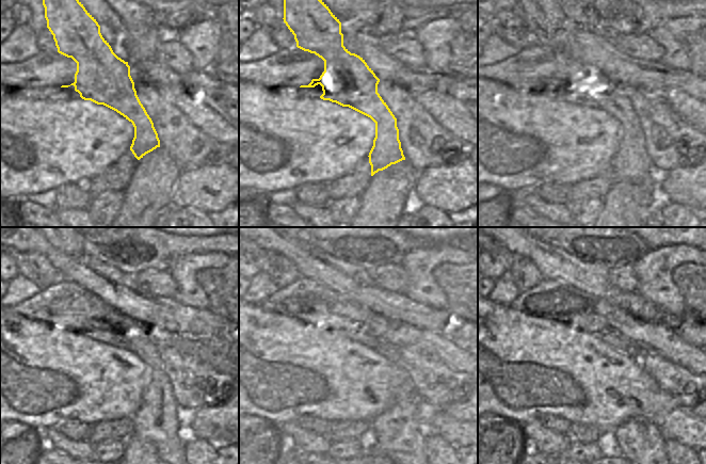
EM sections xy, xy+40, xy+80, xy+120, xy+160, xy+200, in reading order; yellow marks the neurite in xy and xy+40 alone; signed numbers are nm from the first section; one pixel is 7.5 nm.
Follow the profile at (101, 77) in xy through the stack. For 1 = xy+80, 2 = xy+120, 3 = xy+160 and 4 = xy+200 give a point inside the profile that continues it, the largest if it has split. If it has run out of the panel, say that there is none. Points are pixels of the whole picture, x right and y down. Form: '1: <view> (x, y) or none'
1: xy+80 (631, 163)
2: xy+120 (156, 419)
3: xy+160 (399, 438)
4: xy+200 (639, 441)

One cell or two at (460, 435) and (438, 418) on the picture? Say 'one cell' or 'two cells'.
one cell

